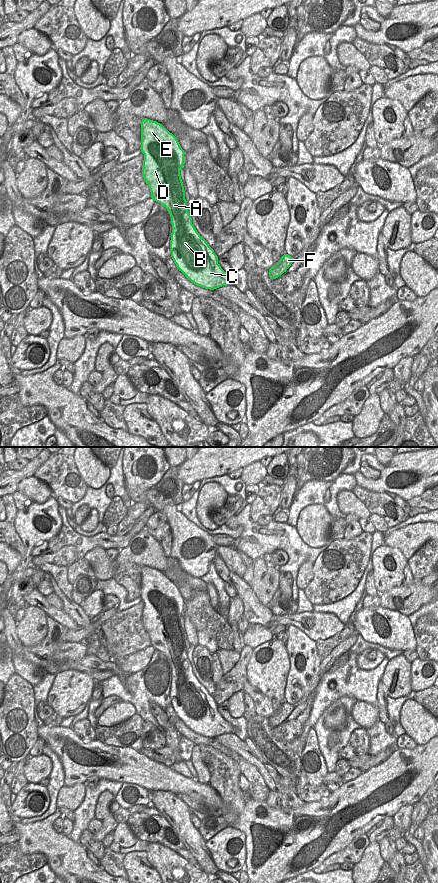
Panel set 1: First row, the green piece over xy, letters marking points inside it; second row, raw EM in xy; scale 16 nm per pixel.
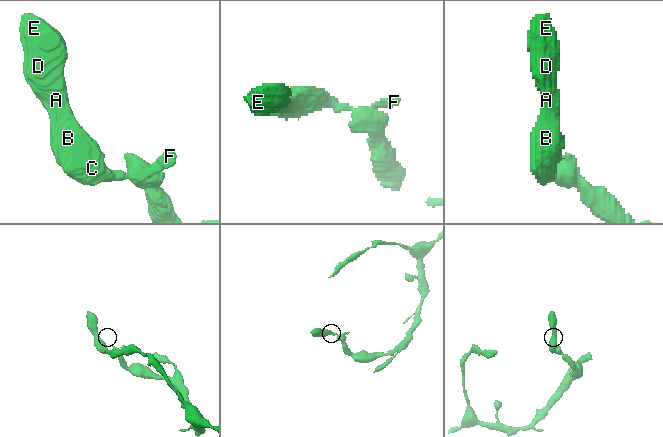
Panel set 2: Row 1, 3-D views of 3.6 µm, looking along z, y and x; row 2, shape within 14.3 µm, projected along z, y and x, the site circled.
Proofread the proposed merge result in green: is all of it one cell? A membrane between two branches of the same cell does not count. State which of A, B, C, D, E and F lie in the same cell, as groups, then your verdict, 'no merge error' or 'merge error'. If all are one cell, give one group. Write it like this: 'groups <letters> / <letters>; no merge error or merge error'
groups A B C D E F; no merge error

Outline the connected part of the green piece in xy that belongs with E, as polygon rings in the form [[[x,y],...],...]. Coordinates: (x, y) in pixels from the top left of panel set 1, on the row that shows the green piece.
[[[142,118],[140,149],[144,154],[142,175],[150,189],[151,198],[163,205],[171,217],[170,252],[179,271],[192,283],[205,289],[214,290],[222,286],[232,285],[233,278],[221,268],[218,264],[218,256],[192,224],[180,175],[180,170],[184,168],[185,152],[177,138],[162,124]]]

